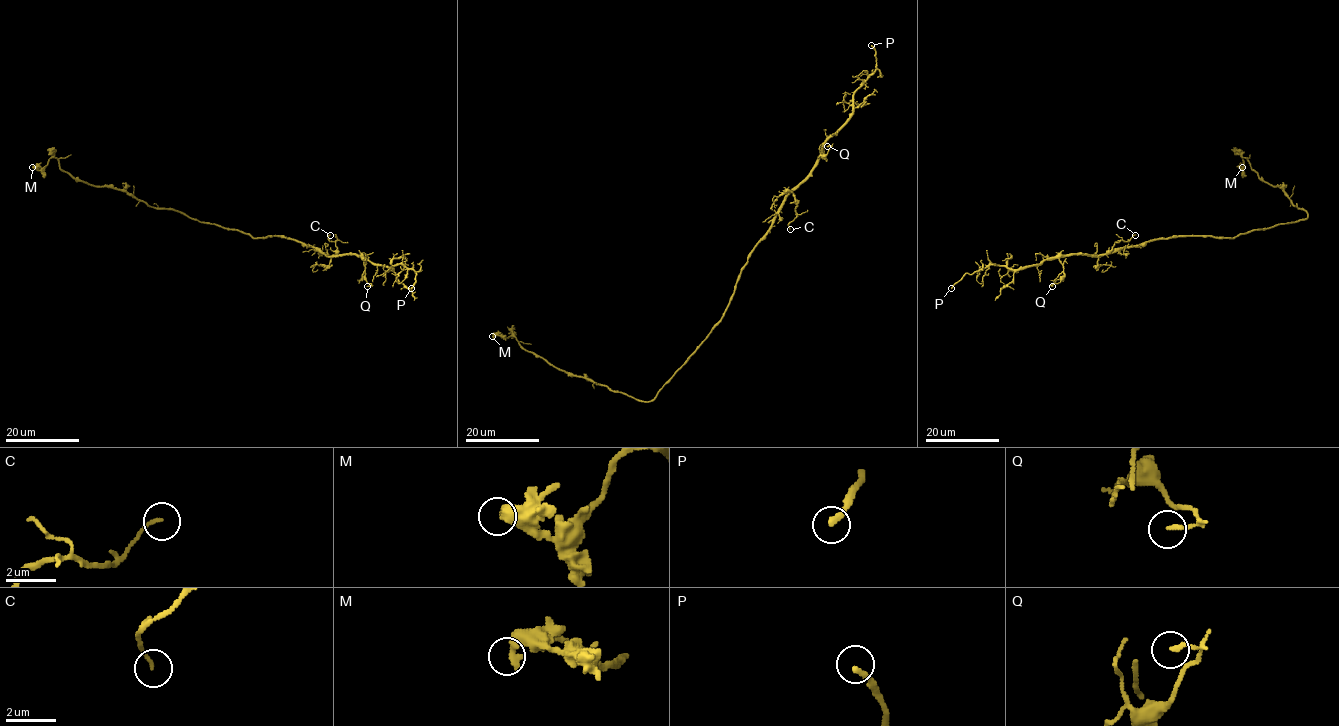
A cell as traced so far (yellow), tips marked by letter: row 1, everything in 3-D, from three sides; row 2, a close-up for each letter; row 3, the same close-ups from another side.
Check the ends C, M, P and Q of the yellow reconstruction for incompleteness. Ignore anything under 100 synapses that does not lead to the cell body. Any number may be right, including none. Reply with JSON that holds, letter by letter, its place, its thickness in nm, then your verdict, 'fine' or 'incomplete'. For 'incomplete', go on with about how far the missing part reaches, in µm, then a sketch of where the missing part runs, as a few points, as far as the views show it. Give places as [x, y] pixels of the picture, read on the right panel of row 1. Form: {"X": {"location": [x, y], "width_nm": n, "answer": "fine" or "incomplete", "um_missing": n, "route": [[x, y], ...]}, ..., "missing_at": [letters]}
{"C": {"location": [1135, 235], "width_nm": 120, "answer": "fine"}, "M": {"location": [1242, 167], "width_nm": 440, "answer": "fine"}, "P": {"location": [951, 288], "width_nm": 240, "answer": "incomplete", "um_missing": 40}, "Q": {"location": [1052, 286], "width_nm": 150, "answer": "fine"}, "missing_at": ["P"]}

